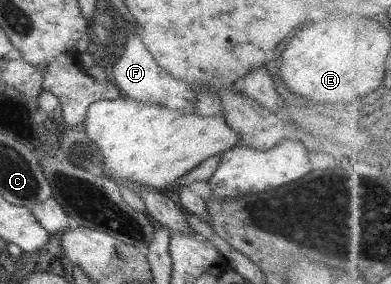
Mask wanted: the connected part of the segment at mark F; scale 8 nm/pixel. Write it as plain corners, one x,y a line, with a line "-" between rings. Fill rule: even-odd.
127,27
126,46
120,58
112,65
112,82
125,95
136,102
146,104
157,104
180,114
195,114
195,94
193,87
174,79
170,74
164,72
146,50
143,42

